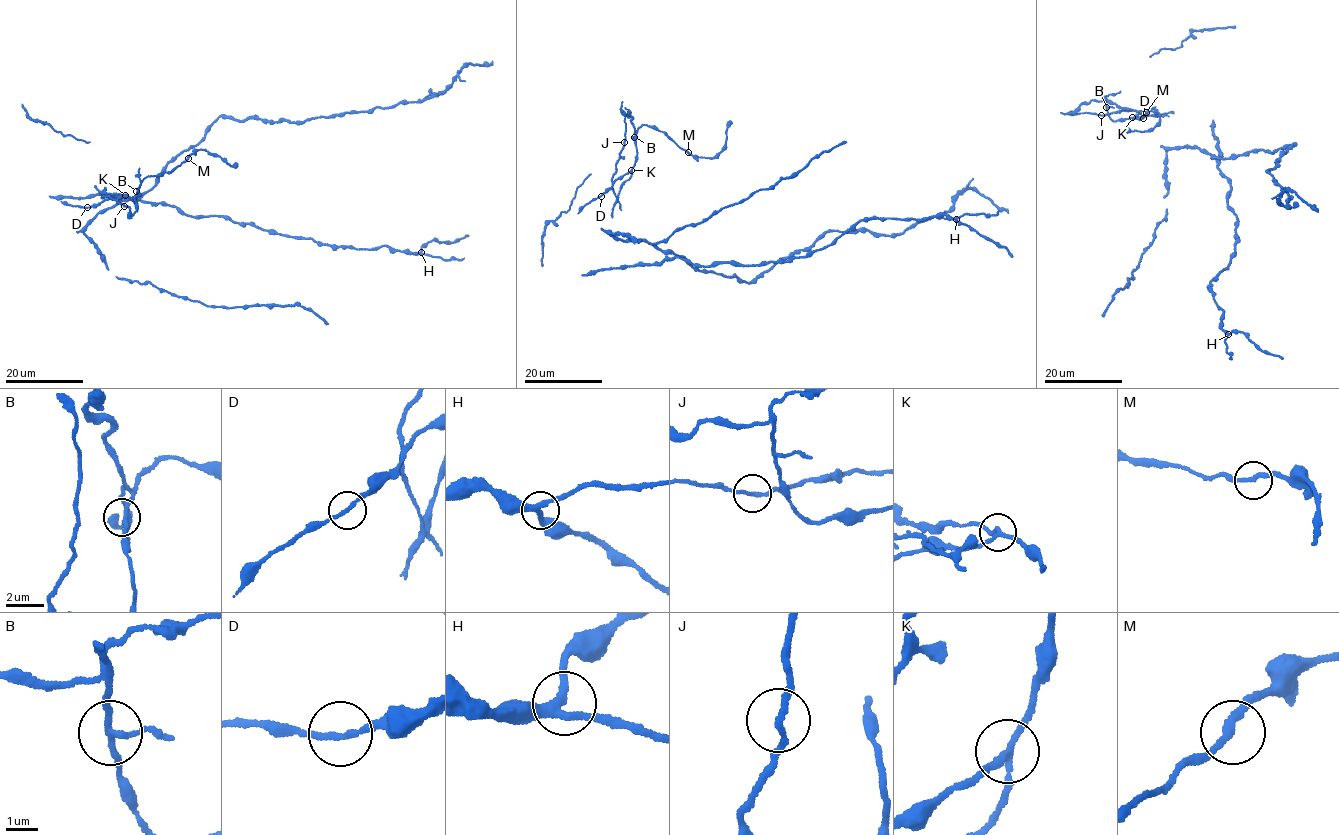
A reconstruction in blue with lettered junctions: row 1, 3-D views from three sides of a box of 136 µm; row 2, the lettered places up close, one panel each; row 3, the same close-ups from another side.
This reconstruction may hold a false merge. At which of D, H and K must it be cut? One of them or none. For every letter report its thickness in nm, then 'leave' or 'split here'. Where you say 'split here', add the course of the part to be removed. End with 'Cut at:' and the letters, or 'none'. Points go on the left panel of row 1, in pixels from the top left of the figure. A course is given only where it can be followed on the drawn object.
D: calibre 190 nm; leave
H: calibre 280 nm; leave
K: calibre 180 nm; split here; course (125, 195), (134, 203), (141, 181), (181, 164), (199, 149), (212, 153), (231, 167), (236, 165)
Cut at: K

